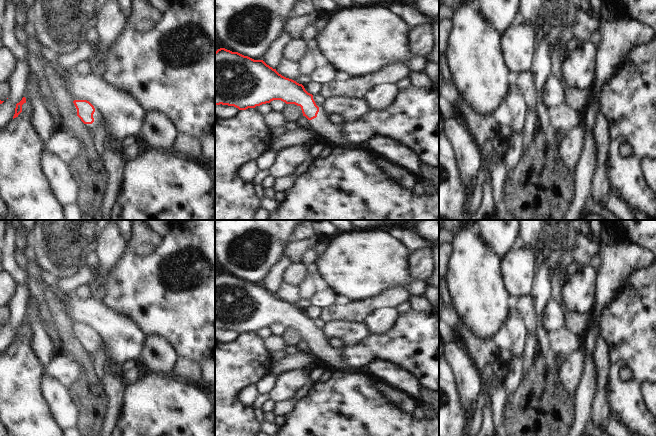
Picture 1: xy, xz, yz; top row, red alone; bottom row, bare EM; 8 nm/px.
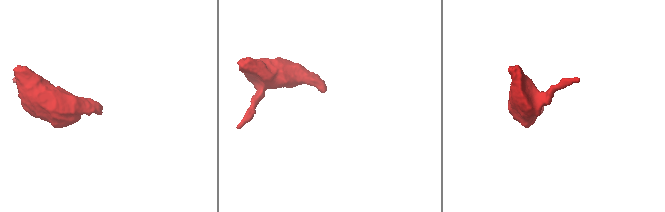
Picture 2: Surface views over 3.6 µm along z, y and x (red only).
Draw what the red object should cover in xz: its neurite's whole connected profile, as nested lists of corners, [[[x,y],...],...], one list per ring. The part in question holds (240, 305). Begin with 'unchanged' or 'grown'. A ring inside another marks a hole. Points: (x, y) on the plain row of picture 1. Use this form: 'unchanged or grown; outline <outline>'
grown; outline [[[220,272],[215,276],[215,330],[234,330],[239,334],[255,332],[273,324],[281,324],[286,328],[301,331],[303,340],[309,344],[309,352],[319,357],[338,372],[361,372],[362,370],[348,367],[342,361],[342,348],[334,348],[329,343],[325,332],[318,331],[313,319],[308,317],[302,308],[279,298],[276,293],[263,284],[254,284],[238,276]]]

